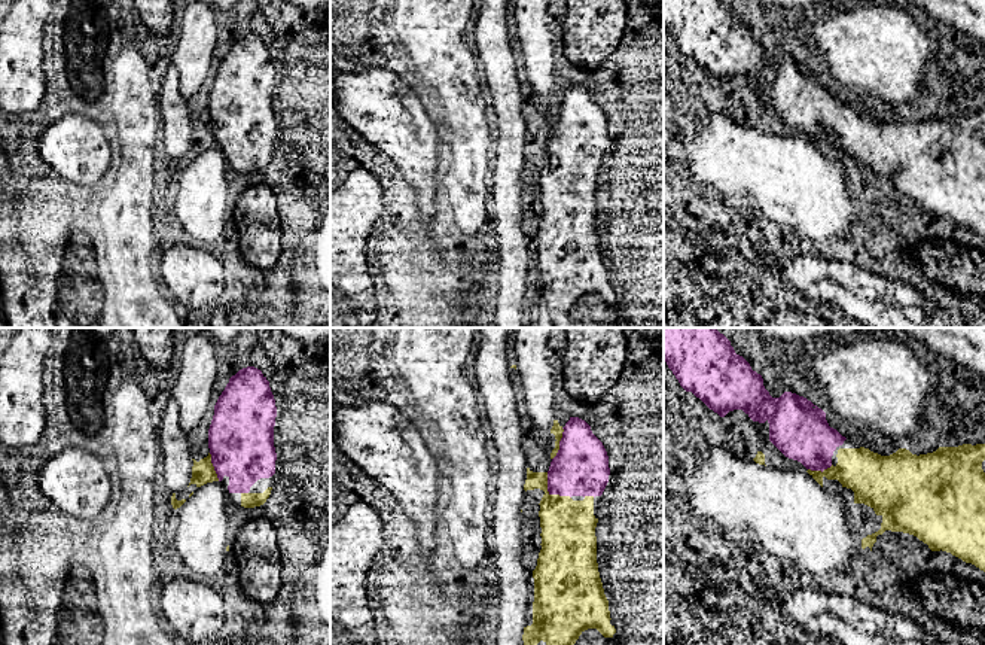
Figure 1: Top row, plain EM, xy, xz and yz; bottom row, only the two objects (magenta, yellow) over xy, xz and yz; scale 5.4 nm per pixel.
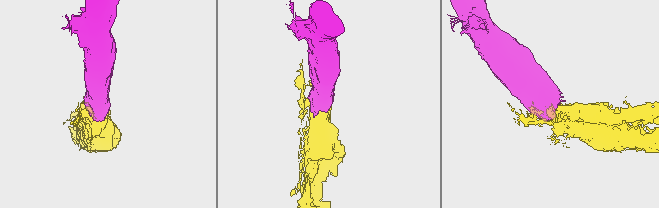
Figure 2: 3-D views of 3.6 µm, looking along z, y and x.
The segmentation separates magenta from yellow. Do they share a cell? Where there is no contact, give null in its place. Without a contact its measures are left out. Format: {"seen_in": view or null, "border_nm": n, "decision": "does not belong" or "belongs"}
{"seen_in": "xz", "border_nm": 190, "decision": "belongs"}

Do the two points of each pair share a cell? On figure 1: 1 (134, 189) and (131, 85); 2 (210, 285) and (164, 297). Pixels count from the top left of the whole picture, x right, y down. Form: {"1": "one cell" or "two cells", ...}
{"1": "one cell", "2": "two cells"}

